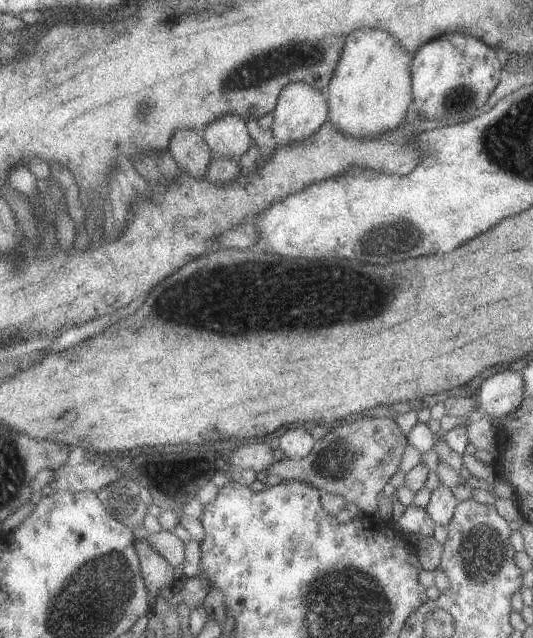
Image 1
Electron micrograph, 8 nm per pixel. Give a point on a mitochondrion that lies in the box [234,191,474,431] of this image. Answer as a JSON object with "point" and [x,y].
{"point":[334,284]}

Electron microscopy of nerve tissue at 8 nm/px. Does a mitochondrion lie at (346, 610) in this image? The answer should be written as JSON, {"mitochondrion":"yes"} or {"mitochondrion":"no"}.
{"mitochondrion":"yes"}

